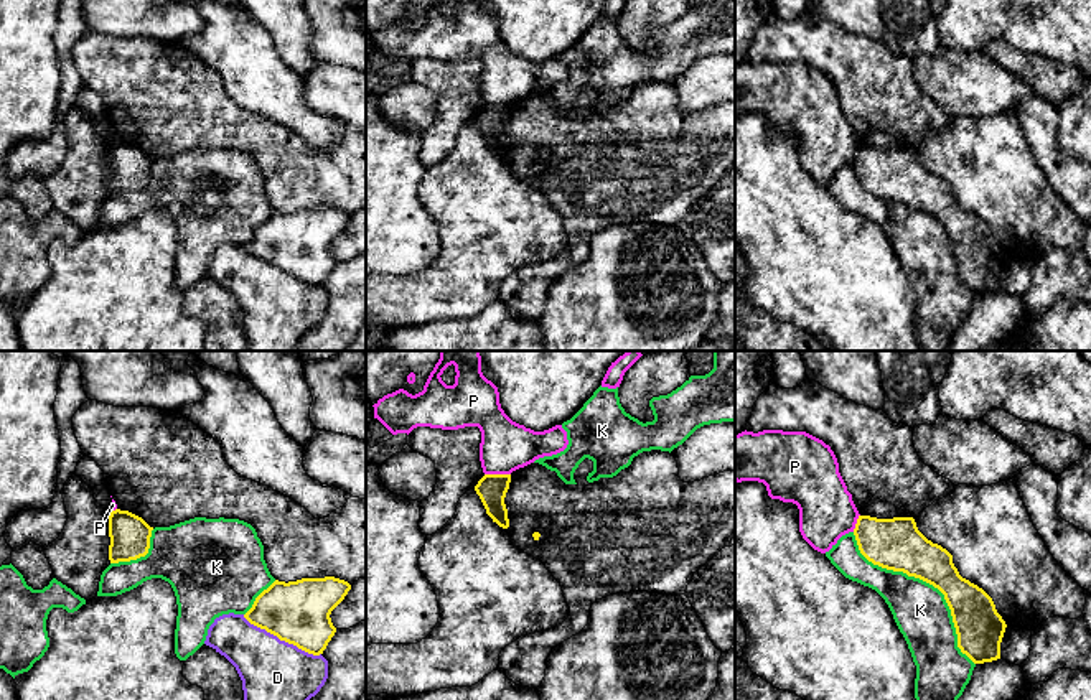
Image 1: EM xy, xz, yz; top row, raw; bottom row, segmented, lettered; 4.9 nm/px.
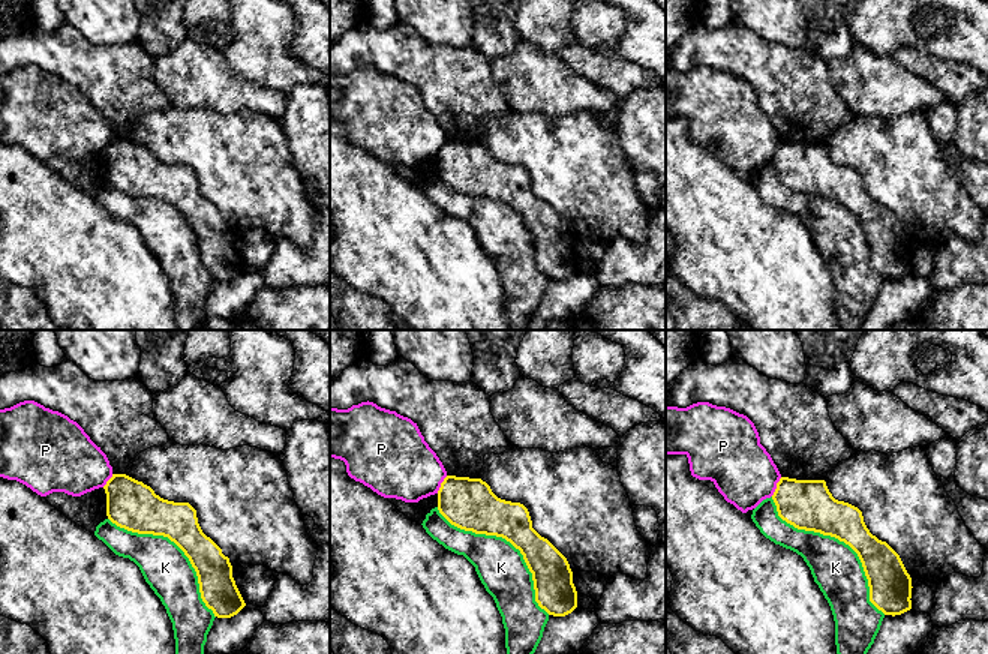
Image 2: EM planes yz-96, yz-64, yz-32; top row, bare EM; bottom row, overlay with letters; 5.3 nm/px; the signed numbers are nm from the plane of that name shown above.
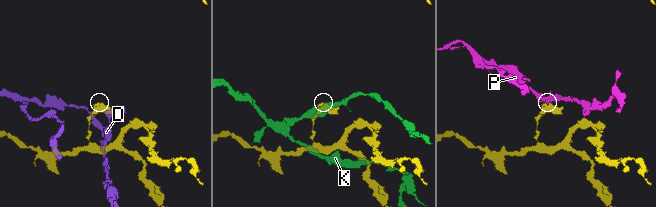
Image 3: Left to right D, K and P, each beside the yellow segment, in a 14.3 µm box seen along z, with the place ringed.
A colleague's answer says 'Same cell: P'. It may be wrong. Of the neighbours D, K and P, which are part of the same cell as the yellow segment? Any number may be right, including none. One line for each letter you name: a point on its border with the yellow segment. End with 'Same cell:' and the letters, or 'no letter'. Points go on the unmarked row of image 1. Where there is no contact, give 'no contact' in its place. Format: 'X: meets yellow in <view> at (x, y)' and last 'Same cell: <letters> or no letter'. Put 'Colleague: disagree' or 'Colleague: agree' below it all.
Same cell: no letter
Colleague: disagree

